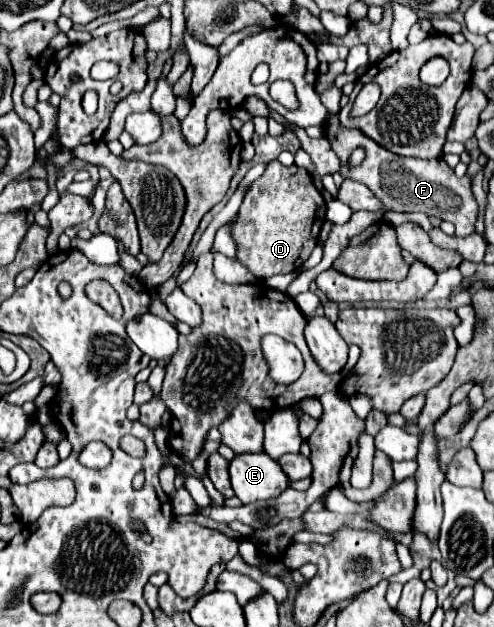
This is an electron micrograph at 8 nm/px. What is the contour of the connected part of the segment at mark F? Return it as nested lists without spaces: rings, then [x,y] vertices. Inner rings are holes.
[[[328,88],[324,94],[320,94],[322,104],[328,108],[328,118],[322,124],[324,138],[330,142],[330,148],[340,158],[340,174],[344,178],[358,180],[358,182],[366,184],[374,192],[374,196],[382,202],[382,210],[378,210],[378,212],[364,212],[364,214],[352,214],[352,218],[346,224],[334,226],[332,232],[330,232],[330,238],[328,238],[328,242],[324,246],[324,258],[322,258],[322,262],[318,266],[314,266],[314,268],[306,270],[304,274],[300,274],[300,278],[294,280],[288,286],[286,294],[290,298],[306,292],[308,286],[310,286],[310,282],[320,272],[324,272],[324,270],[328,270],[332,266],[332,262],[340,256],[340,252],[344,250],[344,246],[348,246],[348,242],[356,234],[360,234],[362,230],[366,230],[372,222],[382,220],[388,210],[396,210],[396,212],[424,212],[426,216],[438,216],[438,218],[442,218],[446,222],[452,222],[456,226],[456,236],[470,236],[472,232],[476,232],[474,230],[474,224],[476,224],[476,218],[478,218],[478,204],[476,204],[474,194],[472,194],[470,176],[458,178],[454,174],[454,170],[450,170],[448,164],[442,158],[434,158],[434,160],[400,158],[400,156],[388,152],[386,148],[382,148],[380,144],[376,144],[366,134],[360,134],[360,130],[356,130],[356,128],[354,130],[344,128],[340,124],[340,120],[338,120],[340,96],[342,96],[342,90],[340,88]],[[356,148],[364,148],[366,150],[366,158],[362,160],[360,166],[350,166],[348,160],[350,160],[350,154]]]

